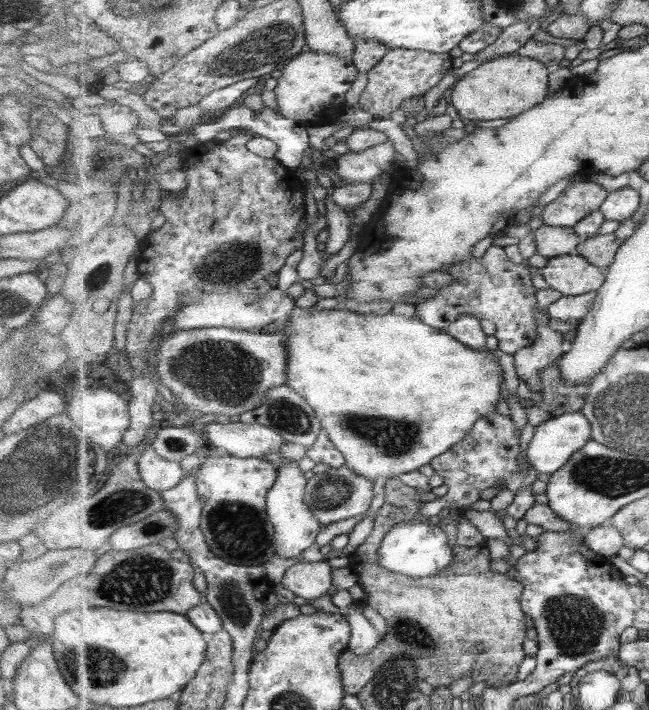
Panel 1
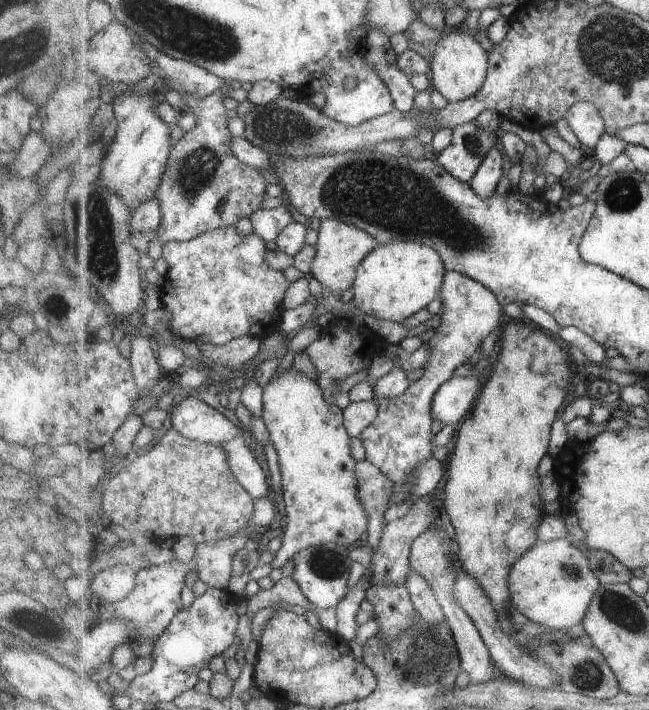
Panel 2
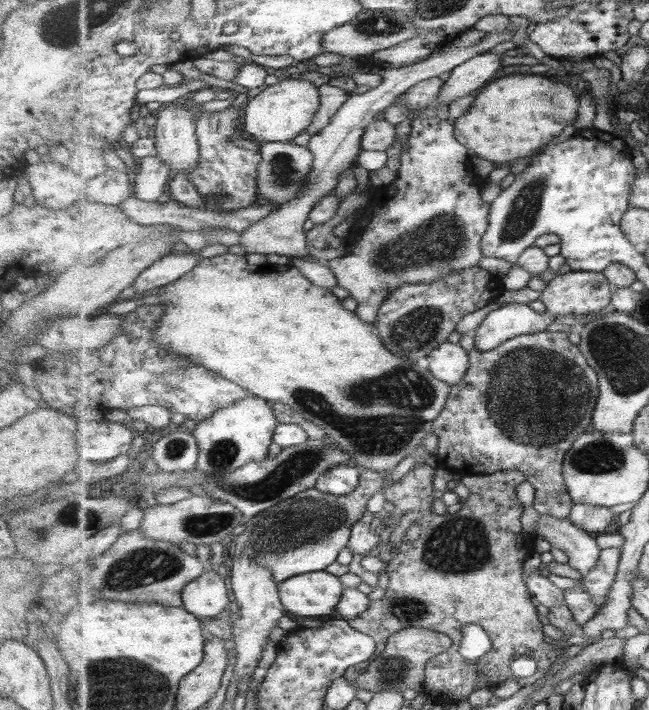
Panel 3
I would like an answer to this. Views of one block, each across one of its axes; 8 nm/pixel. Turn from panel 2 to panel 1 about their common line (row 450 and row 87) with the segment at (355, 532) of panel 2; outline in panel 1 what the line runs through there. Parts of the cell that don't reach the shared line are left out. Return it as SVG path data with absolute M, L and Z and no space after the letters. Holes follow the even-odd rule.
M319 51L302 52L281 69L278 85L274 89L278 110L285 118L305 125L333 125L347 111L345 94L351 90L359 76L359 69L351 58L340 57Z

